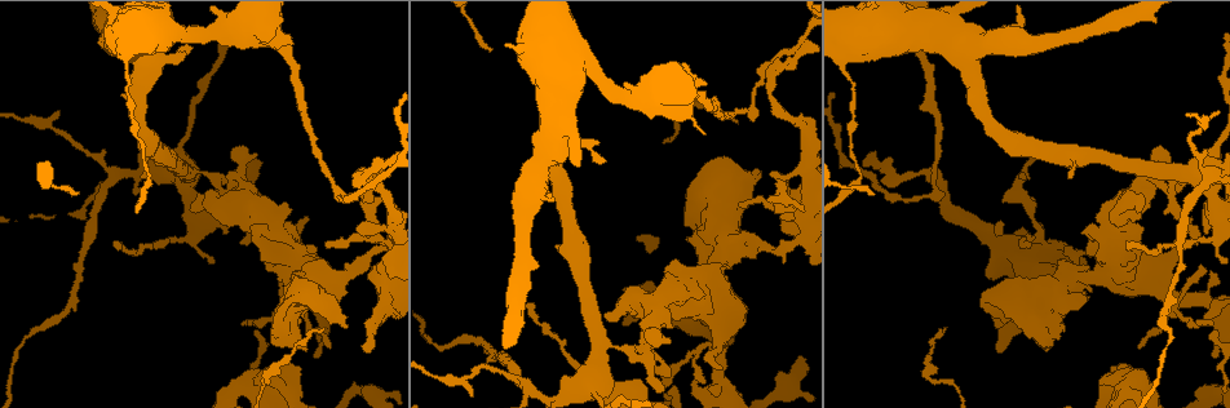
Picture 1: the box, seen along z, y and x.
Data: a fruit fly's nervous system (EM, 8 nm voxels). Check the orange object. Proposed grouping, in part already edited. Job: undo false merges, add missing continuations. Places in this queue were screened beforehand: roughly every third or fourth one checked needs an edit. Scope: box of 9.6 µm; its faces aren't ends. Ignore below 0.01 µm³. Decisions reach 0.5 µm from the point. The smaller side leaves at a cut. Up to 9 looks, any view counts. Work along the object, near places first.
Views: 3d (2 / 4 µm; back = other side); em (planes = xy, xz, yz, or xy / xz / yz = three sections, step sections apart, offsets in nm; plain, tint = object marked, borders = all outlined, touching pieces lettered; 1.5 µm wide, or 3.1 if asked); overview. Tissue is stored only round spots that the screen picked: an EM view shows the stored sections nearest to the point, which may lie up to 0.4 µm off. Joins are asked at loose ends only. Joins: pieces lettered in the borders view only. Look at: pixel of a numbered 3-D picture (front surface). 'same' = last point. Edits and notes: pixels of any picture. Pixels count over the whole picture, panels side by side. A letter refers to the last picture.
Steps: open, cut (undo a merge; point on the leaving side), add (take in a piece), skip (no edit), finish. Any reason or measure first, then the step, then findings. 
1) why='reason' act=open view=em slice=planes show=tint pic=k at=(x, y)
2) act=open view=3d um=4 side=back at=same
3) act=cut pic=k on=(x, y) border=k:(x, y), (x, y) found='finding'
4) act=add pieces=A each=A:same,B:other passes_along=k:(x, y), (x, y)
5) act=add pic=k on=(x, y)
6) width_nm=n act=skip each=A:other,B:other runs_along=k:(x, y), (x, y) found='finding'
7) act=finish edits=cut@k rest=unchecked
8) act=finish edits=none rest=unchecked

why='free end' act=open view=em slice=planes show=borders pic=1 at=(313, 355)

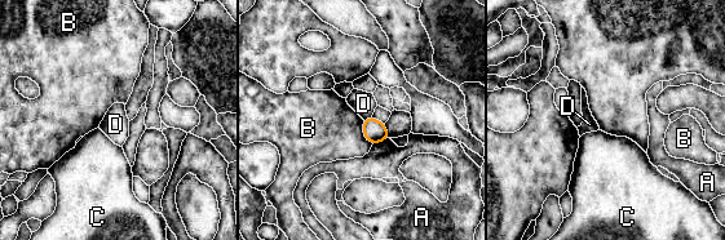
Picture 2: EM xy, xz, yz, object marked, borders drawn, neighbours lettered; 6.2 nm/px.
longest_contact=B:170nm act=skip each=A:other,B:other,C:other,D:other found='no lettered piece goes on from it'

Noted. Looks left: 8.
why='stops while still wide' act=open view=em slice=planes show=borders pic=1 at=(750, 245)

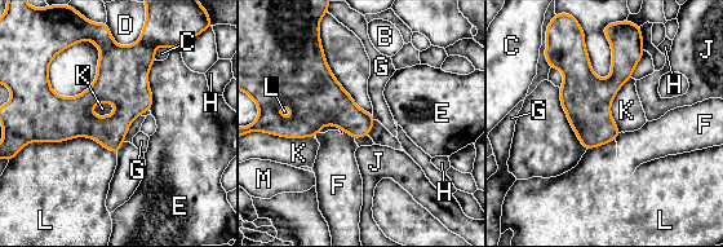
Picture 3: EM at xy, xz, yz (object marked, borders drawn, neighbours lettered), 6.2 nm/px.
act=skip each=B:other,C:other,D:other,E:other,F:other,G:other,H:other,J:other,K:other,L:other,M:other runs_along=3:(163, 43), (83, 105), (36, 100) found='none of them fits'

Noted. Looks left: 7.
why='branch stops here' act=open view=em slice=planes show=plain pic=1 at=(1033, 161)

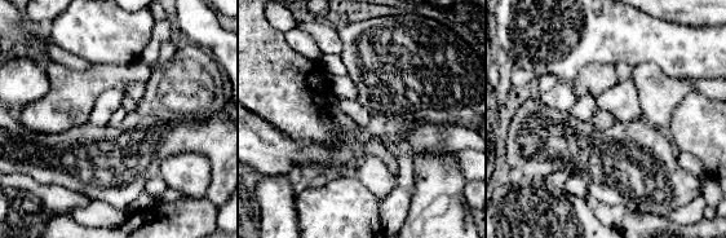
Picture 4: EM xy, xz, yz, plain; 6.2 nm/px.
act=open view=em slice=planes show=borders at=same

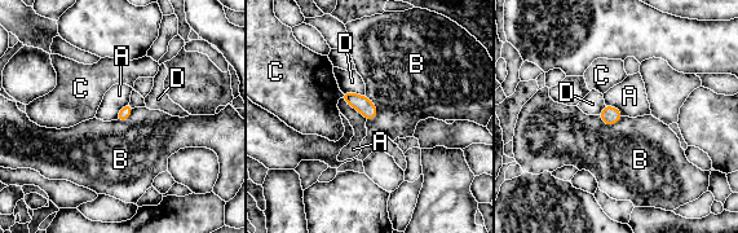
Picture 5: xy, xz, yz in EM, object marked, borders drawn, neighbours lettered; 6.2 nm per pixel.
act=skip each=A:other,B:other,C:other,D:other border=5:(365, 96), (376, 109), (372, 121) found='no lettered piece goes on from it'

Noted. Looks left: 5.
why='an open end' act=open view=3d um=4 pic=1 at=(328, 348)

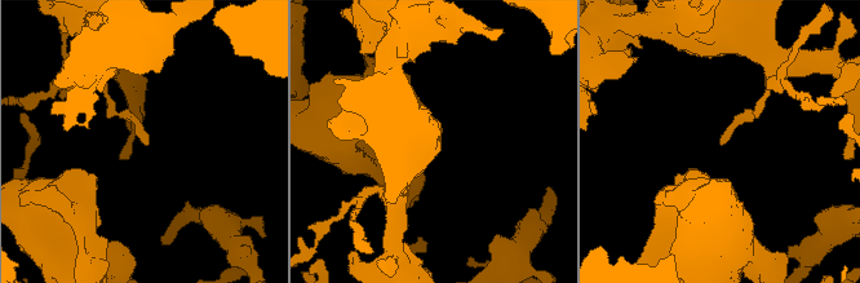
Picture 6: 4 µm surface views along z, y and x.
act=open view=em slice=yz step=4 show=tint pic=6 at=(720, 142)

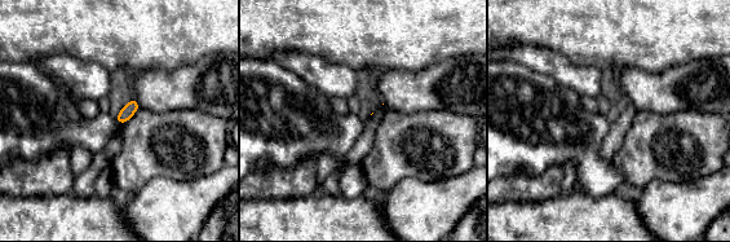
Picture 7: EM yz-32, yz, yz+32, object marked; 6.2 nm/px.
why='cut it another way' act=open view=em slice=planes show=borders at=same

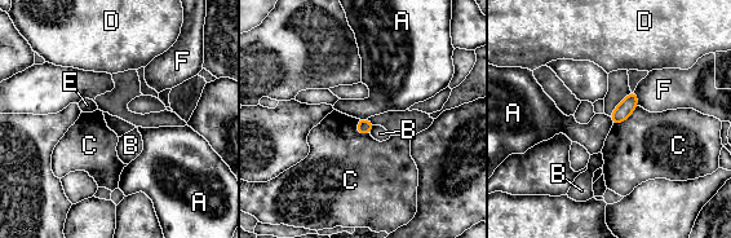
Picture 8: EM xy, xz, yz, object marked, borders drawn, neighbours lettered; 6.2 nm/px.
act=skip each=A:other,B:other,C:other,D:other,E:other,F:other found='no lettered piece goes on from it'

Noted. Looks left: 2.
act=finish edits=none rest=unchecked

